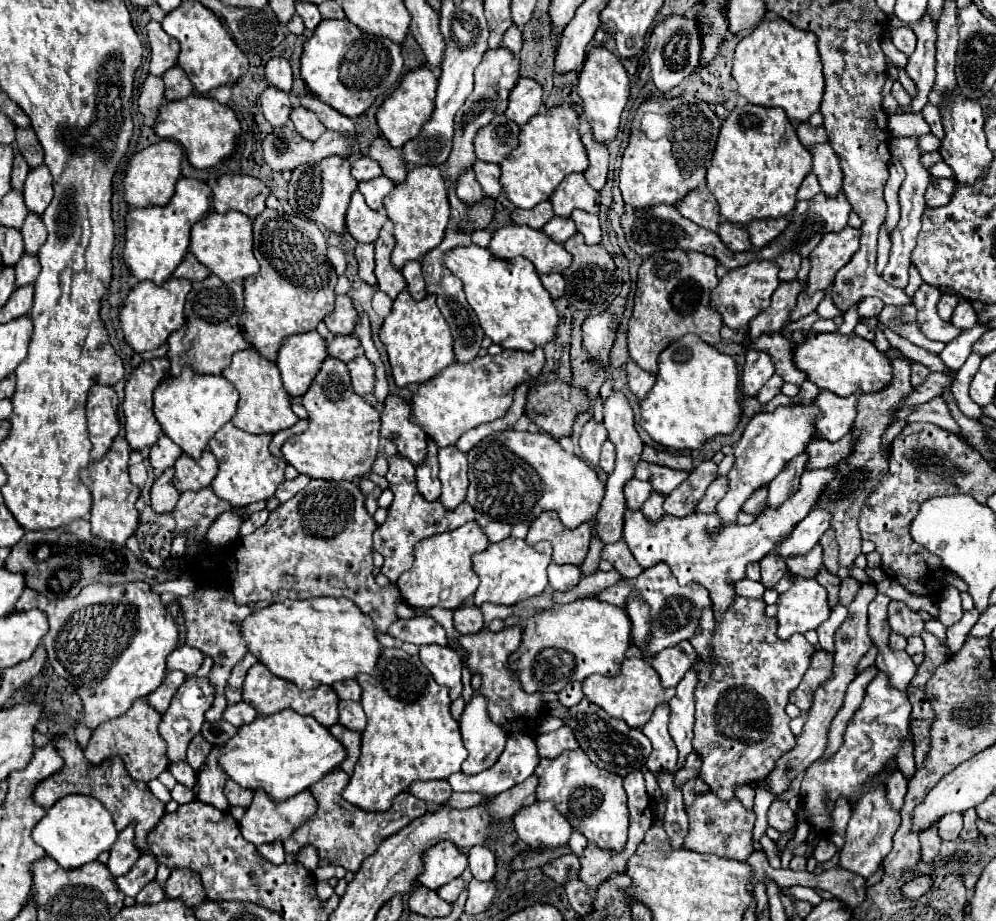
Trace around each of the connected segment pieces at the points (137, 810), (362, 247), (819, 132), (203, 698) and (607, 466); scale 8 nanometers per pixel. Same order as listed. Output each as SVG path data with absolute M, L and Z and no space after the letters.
M62 736L58 742L56 742L56 748L60 752L60 756L64 758L64 768L46 778L44 782L40 782L40 786L36 788L34 792L34 802L38 802L42 808L50 808L56 800L68 796L68 794L86 794L86 796L94 796L96 800L100 800L106 810L112 814L114 822L116 822L116 830L122 830L124 826L130 826L132 822L136 822L134 826L134 832L136 832L136 846L142 852L150 852L150 846L146 842L146 836L158 826L160 818L166 814L164 810L164 802L156 800L152 796L152 792L148 790L148 786L144 782L134 782L124 766L124 762L116 756L116 758L110 758L106 762L102 762L100 766L92 766L86 758L84 758L84 752L80 750L80 746L76 742L70 742L66 736Z
M358 244L354 250L356 262L358 262L358 276L374 286L376 284L376 276L374 276L374 244Z
M802 122L802 124L796 126L796 132L798 132L798 138L802 140L804 146L826 142L826 130L822 126L814 128L810 122Z
M190 678L190 680L186 680L186 682L178 688L178 692L176 692L176 696L172 698L172 704L170 704L168 712L162 716L162 722L160 722L160 728L158 728L158 730L160 730L160 736L162 736L162 738L166 740L166 744L168 744L166 756L168 756L170 764L180 762L180 760L186 760L188 742L190 742L196 734L200 734L200 728L202 728L202 724L204 724L204 712L212 706L212 700L214 700L214 688L208 684L206 678L202 678L202 680Z
M606 440L602 446L602 452L600 452L600 468L606 472L612 472L614 470L614 458L616 458L614 444L610 440Z

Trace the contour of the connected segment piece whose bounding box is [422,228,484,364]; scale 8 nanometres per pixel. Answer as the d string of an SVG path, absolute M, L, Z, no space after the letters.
M452 228L452 230L448 230L442 244L436 246L434 250L430 250L428 256L424 256L424 262L422 262L422 274L426 278L426 290L428 290L428 294L438 296L438 308L440 308L442 316L446 318L446 322L450 326L450 332L452 332L452 338L454 338L454 358L456 358L458 364L468 364L478 356L478 350L480 350L480 344L482 344L482 338L484 338L484 330L480 330L476 314L472 312L472 308L468 308L460 278L452 276L442 266L442 258L446 254L446 250L450 250L452 246L468 246L468 244L470 244L470 234Z

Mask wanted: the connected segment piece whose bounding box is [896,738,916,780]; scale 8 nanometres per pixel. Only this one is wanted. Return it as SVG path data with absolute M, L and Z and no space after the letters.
M912 738L904 740L904 746L900 746L900 754L896 756L896 764L900 766L900 770L904 772L904 776L910 780L916 766L914 766L914 756L912 756Z

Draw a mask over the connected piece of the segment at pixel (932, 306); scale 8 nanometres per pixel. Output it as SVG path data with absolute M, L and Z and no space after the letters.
M922 284L914 298L912 304L916 306L916 324L920 328L920 332L930 338L930 340L940 340L940 342L950 342L954 340L962 330L958 330L956 326L940 320L936 306L941 297L941 292L936 286L928 286Z

